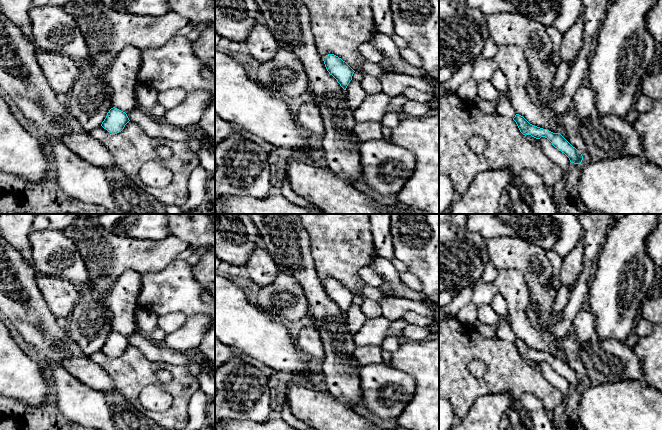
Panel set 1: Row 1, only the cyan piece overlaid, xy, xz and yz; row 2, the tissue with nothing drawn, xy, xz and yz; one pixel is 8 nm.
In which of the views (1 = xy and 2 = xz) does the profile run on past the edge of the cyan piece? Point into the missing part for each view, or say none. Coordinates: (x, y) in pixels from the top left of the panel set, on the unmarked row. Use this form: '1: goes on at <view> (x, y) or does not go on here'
1: does not go on here
2: does not go on here

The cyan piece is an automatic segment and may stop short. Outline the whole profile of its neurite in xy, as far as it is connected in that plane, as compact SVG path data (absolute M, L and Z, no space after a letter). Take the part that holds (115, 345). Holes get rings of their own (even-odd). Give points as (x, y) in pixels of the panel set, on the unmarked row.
M115 331L111 332L101 350L112 358L121 356L129 346L127 338Z

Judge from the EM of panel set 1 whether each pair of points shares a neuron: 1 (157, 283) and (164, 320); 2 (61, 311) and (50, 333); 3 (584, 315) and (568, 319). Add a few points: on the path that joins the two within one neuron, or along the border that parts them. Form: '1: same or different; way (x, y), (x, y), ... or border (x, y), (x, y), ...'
1: different; border (186, 315), (181, 312), (168, 312), (158, 316)
2: different; border (44, 298), (49, 310), (57, 318)
3: different; border (582, 306), (571, 328)

